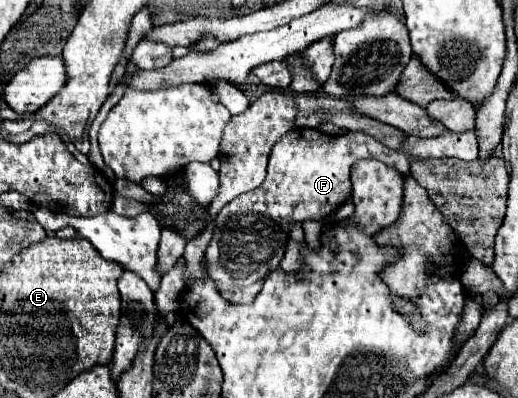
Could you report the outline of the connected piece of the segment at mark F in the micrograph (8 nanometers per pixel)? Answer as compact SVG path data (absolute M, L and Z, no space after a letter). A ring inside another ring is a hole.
M302 128L288 132L272 150L270 162L268 162L268 174L260 188L240 194L232 202L228 202L216 216L214 222L214 236L206 250L206 262L208 262L208 274L212 282L216 284L222 298L226 298L232 304L252 304L254 298L260 292L260 286L264 284L264 278L270 270L276 270L282 256L284 256L284 244L288 240L290 226L294 222L304 220L322 220L328 214L332 214L340 204L346 202L350 196L350 168L362 160L362 158L376 158L388 166L394 166L400 174L408 176L410 170L410 158L442 158L452 156L460 160L476 160L478 158L478 140L476 132L446 132L436 138L414 138L408 136L404 142L404 150L390 150L382 142L374 140L372 136L364 132L348 132L344 136L330 136L316 128Z

